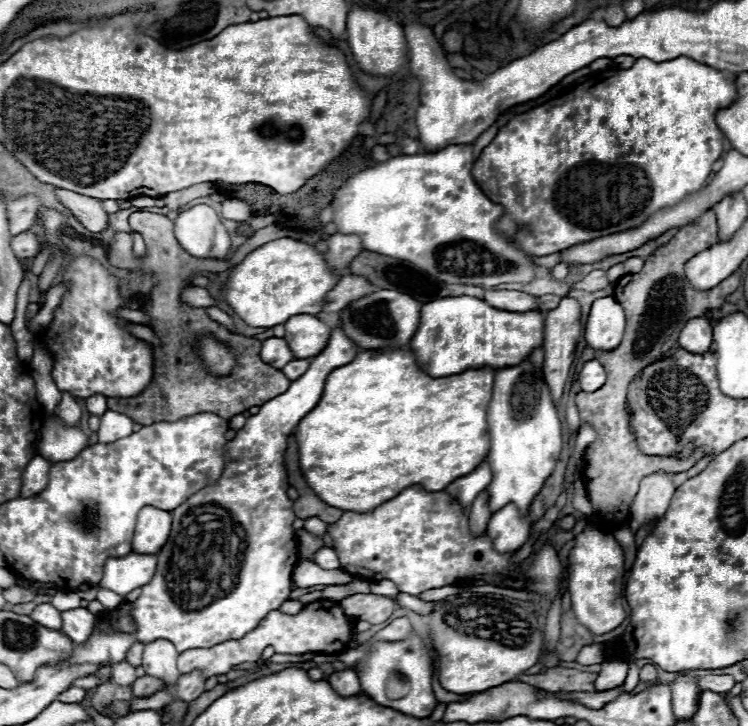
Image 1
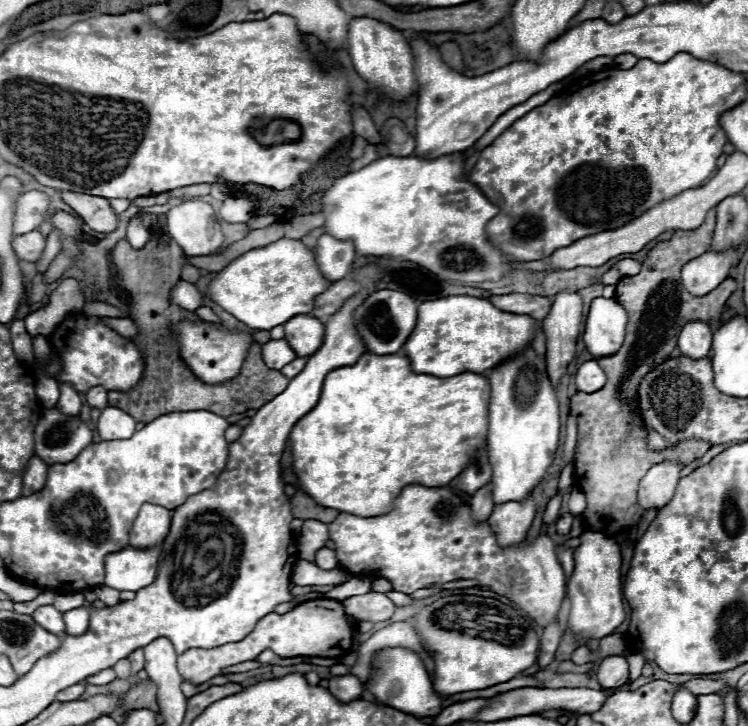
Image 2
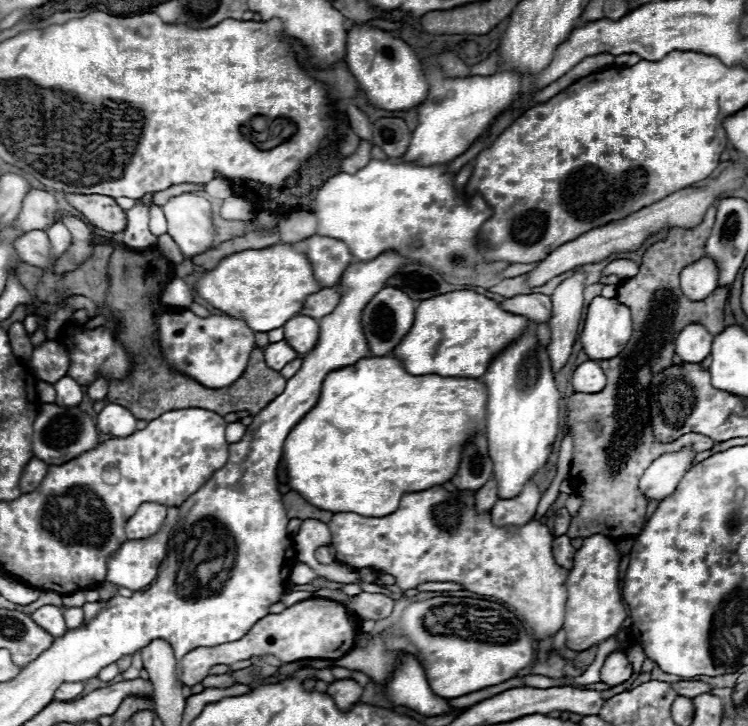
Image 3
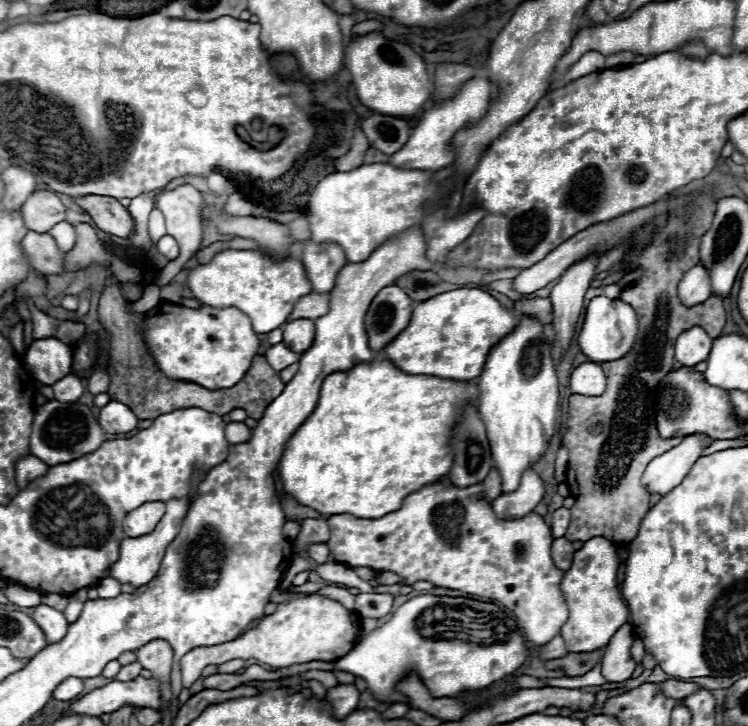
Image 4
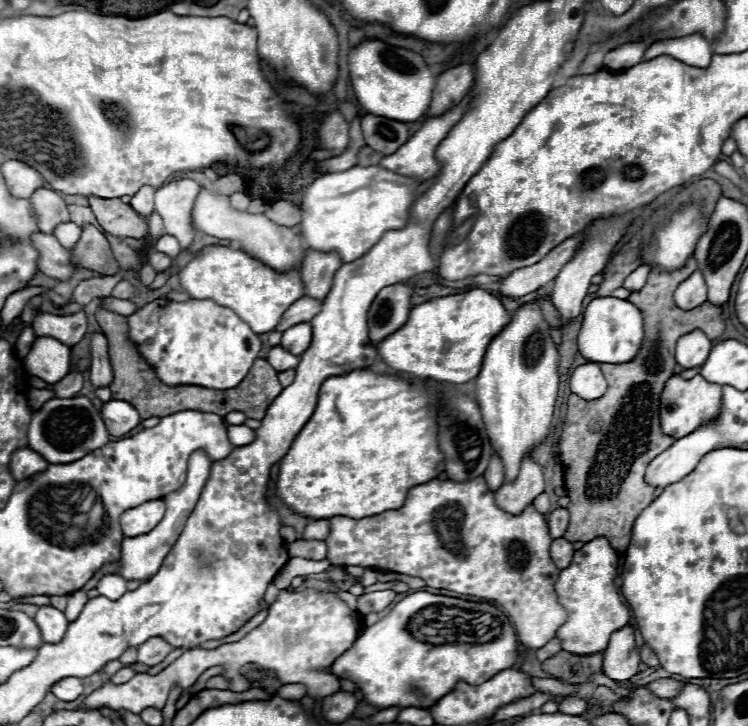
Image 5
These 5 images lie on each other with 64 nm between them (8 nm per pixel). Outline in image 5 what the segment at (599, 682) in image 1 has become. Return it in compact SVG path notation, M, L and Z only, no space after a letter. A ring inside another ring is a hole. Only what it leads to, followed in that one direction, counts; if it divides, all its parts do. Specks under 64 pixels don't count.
M624 626L618 632L614 632L608 648L604 650L602 672L616 682L626 682L632 676L636 676L638 664L640 656L634 648L634 630L632 626Z

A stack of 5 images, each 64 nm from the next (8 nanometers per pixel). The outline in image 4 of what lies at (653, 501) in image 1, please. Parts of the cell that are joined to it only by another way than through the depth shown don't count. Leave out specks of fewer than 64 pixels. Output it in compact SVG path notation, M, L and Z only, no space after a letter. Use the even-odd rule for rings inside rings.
M690 434L684 438L684 442L662 456L656 456L644 476L642 476L642 486L650 494L668 494L672 488L676 488L686 472L690 472L692 464L700 458L700 452L706 446L702 446L702 436L700 434Z

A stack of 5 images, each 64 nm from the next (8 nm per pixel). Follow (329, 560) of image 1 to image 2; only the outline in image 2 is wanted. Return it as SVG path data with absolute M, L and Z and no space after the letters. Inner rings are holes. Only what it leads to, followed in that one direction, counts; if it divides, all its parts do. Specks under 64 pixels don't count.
M320 548L318 552L316 552L316 564L320 566L320 568L336 568L338 566L338 560L336 560L336 554L334 554L334 550L330 550L330 548Z

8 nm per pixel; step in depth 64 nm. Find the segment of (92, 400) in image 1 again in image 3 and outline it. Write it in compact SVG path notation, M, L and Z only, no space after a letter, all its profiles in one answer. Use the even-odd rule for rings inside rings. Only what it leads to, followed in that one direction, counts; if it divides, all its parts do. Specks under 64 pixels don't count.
M96 380L94 384L90 384L86 388L86 394L90 396L92 402L100 402L106 398L106 392L108 392L108 382L106 380Z

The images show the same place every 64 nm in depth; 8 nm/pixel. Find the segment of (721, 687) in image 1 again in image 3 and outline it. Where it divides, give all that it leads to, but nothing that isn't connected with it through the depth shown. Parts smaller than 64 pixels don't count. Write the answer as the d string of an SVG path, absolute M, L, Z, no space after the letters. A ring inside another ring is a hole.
M694 680L676 682L676 684L672 684L672 688L676 690L676 694L680 694L680 696L690 696L690 698L694 698L694 696L698 696L698 694L706 694L706 692L712 690L710 684L706 684L706 682L694 682Z

